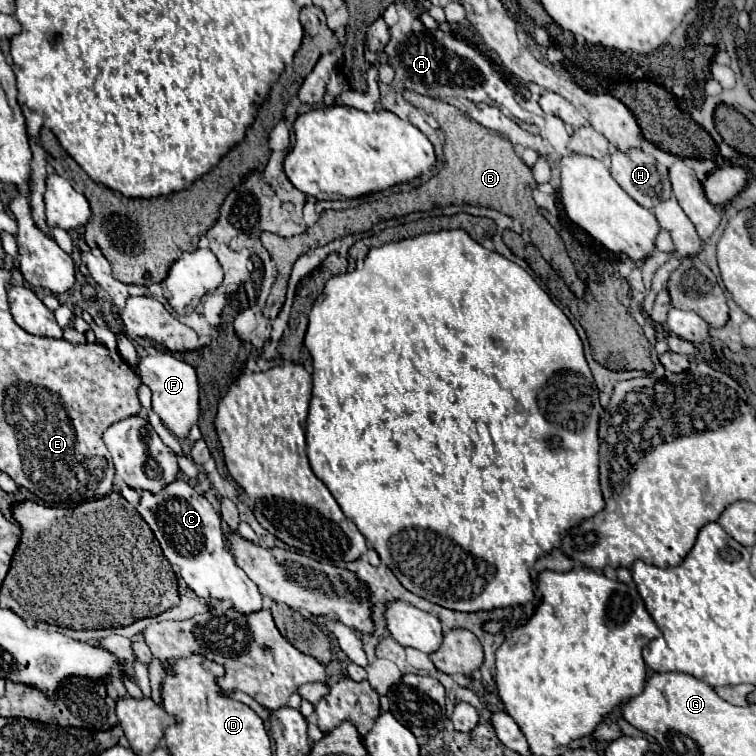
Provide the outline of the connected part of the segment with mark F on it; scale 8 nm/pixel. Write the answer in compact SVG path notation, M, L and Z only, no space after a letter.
M156 353L146 355L138 363L138 373L142 385L146 385L152 391L152 411L162 419L162 423L176 435L186 437L190 427L200 417L200 405L198 405L198 381L196 371L186 361L176 359L172 353Z

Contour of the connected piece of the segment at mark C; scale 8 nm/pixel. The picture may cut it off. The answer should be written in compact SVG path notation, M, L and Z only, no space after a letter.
M176 479L160 493L140 493L138 513L154 531L166 559L180 567L180 575L186 585L202 599L230 599L234 609L240 613L254 613L262 609L262 597L258 587L248 575L236 565L232 553L226 547L220 513L210 505L208 499L200 497L186 481Z

